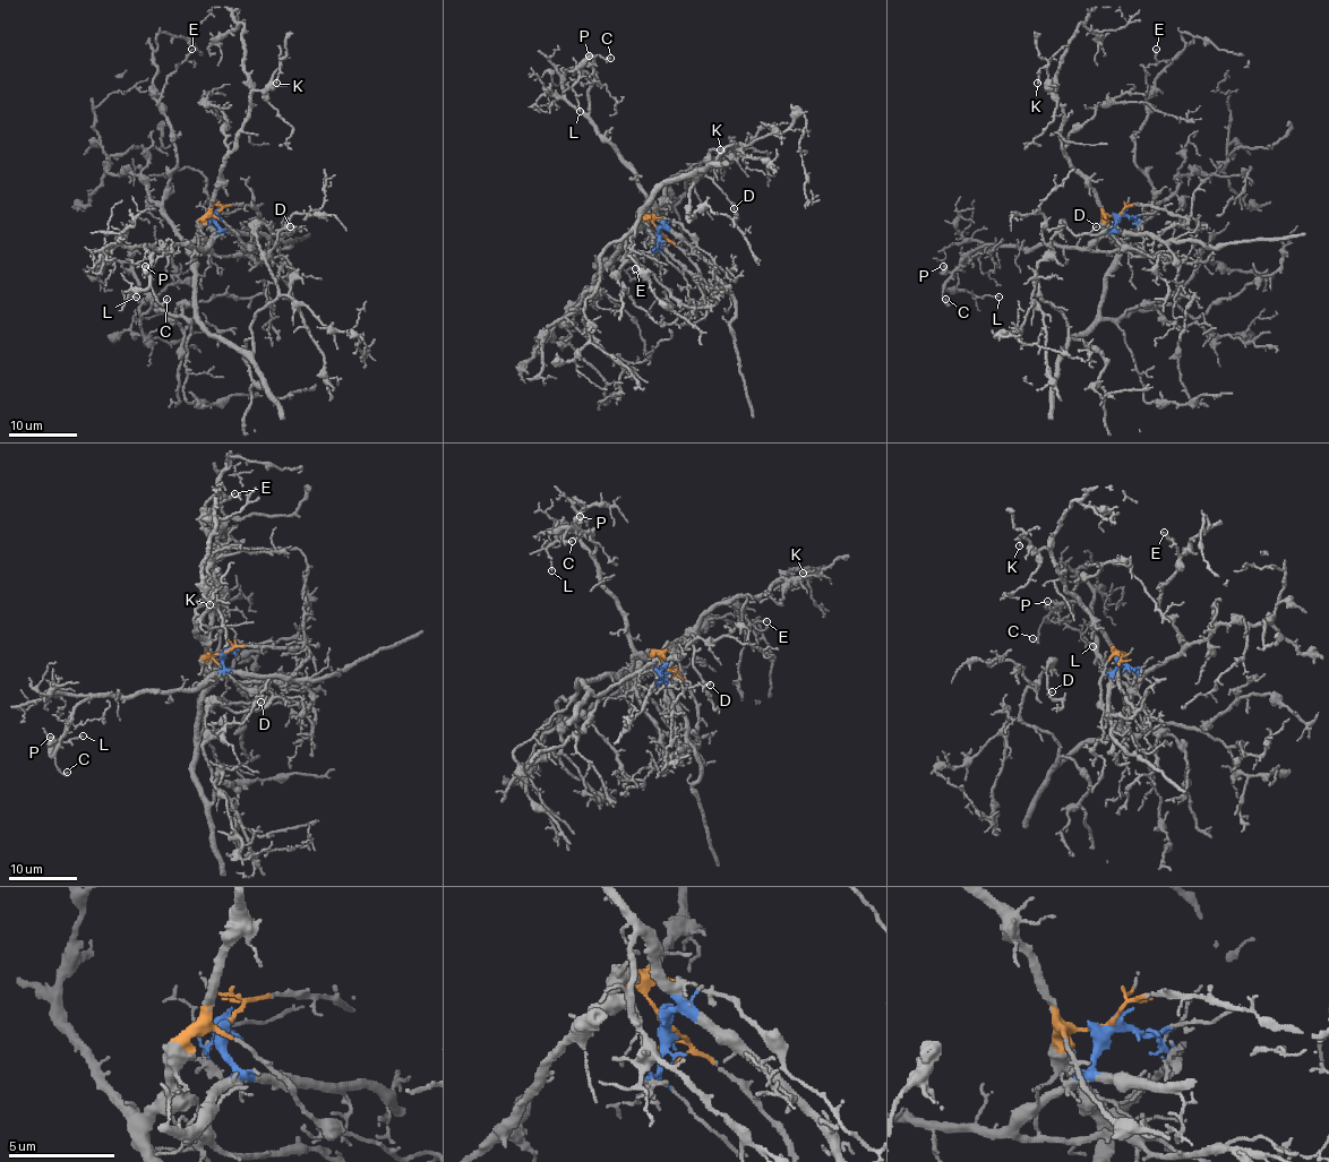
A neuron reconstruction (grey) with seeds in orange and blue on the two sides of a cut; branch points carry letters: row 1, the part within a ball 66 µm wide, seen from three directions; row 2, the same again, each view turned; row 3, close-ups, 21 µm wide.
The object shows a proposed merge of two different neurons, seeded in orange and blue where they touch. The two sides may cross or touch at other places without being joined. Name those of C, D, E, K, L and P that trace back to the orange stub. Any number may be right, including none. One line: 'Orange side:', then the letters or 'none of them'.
Orange side: D, E, K

